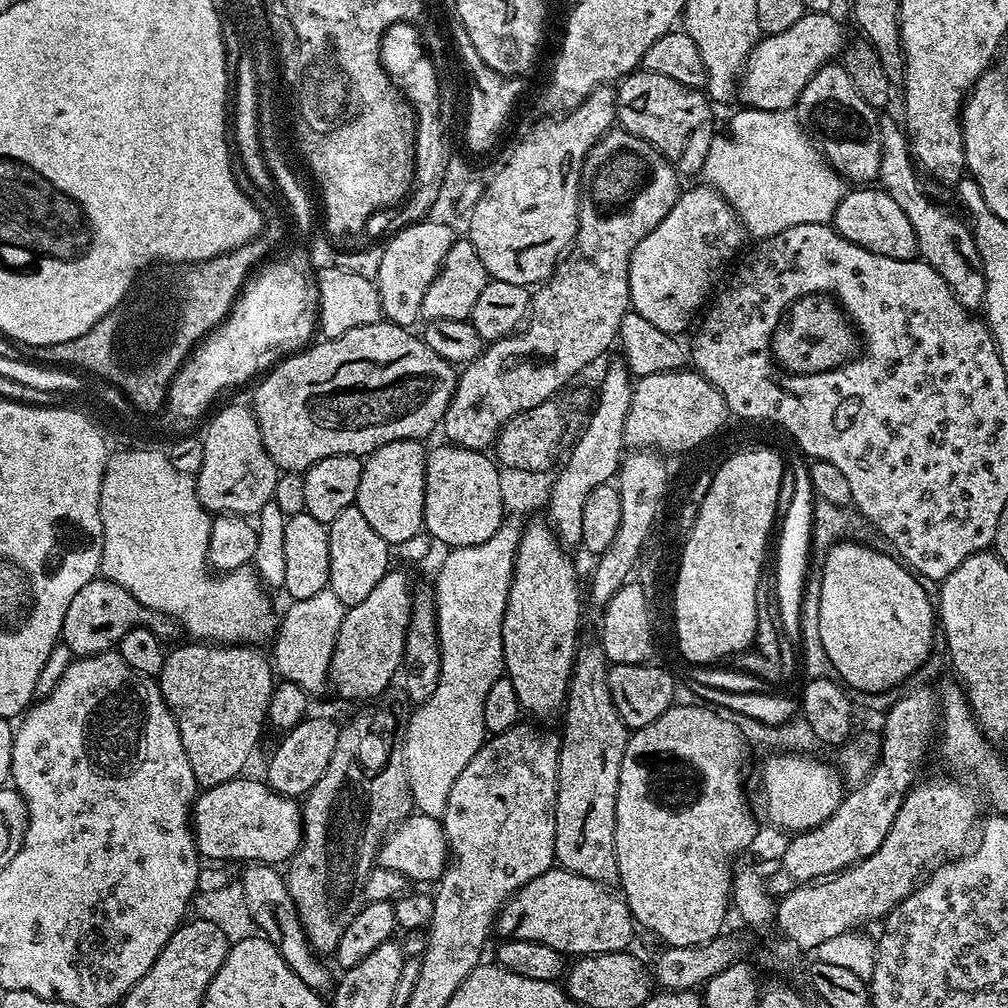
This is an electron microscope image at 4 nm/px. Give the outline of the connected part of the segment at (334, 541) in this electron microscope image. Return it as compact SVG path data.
M355 506L342 510L342 514L334 518L334 522L328 525L328 537L330 538L328 587L334 594L338 594L338 602L346 606L362 602L390 570L389 544L374 531L374 526L370 526L370 522L366 522L366 518L362 518L362 510L358 510Z

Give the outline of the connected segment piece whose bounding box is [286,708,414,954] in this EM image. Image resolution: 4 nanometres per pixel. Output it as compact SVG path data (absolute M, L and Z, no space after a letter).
M368 708L358 713L348 725L340 728L338 746L334 746L334 754L330 754L326 774L322 774L303 797L304 833L298 850L286 865L286 879L304 933L312 944L312 951L317 954L335 953L338 938L342 938L346 926L357 914L358 904L352 901L352 895L355 892L357 895L372 871L380 841L413 811L408 774L403 763L397 762L402 756L402 744L398 739L401 728L402 720L396 717L392 708Z

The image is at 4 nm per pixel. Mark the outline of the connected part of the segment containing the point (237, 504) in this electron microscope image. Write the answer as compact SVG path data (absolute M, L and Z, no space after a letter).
M247 403L244 404L226 405L209 422L208 429L202 432L204 457L200 471L196 473L194 479L200 504L210 514L235 514L245 518L255 517L272 500L274 486L281 475L276 463L270 458L270 454L262 442L262 434L256 421L255 411Z

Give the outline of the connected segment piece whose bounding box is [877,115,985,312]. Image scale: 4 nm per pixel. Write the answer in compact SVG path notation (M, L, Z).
M881 115L877 131L880 133L880 164L877 176L879 185L905 211L906 218L909 219L918 239L918 254L942 274L943 280L951 286L952 292L965 308L972 312L981 309L985 298L984 267L969 227L952 218L932 202L920 188L914 172L916 164L911 157L911 145L897 119L895 122L892 117Z

